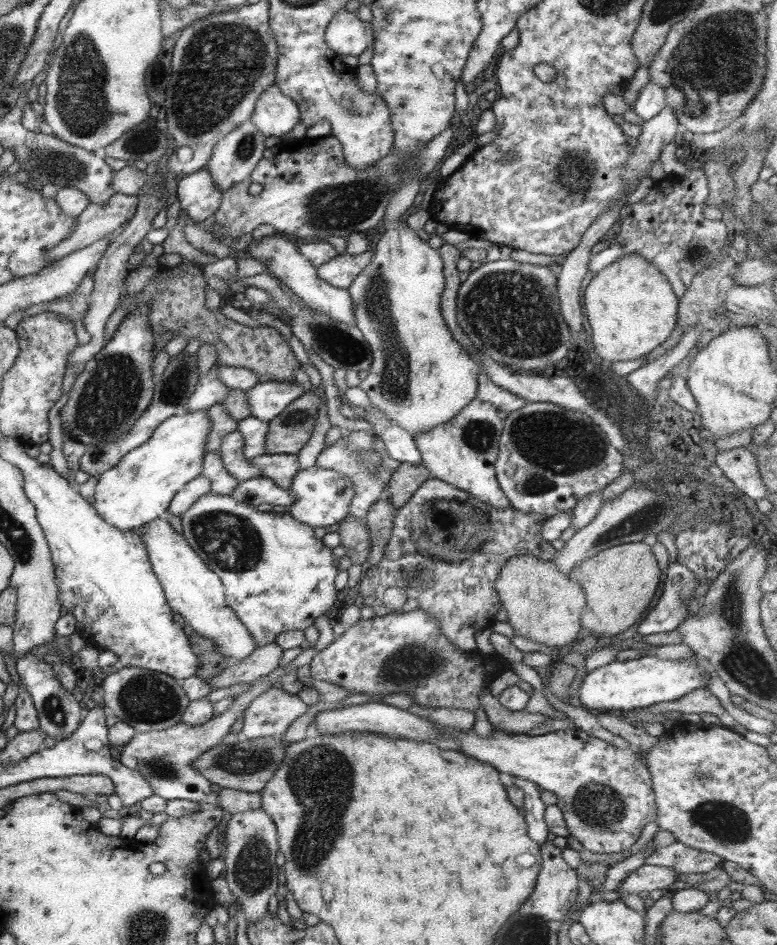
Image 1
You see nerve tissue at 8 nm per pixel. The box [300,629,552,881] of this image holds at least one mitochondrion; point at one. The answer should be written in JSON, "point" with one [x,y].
{"point":[414,661]}

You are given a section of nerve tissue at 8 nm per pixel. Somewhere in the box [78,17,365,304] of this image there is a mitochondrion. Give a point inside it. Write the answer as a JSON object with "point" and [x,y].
{"point":[221,62]}

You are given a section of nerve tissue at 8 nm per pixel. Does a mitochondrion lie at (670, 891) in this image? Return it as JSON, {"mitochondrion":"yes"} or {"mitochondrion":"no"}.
{"mitochondrion":"no"}

